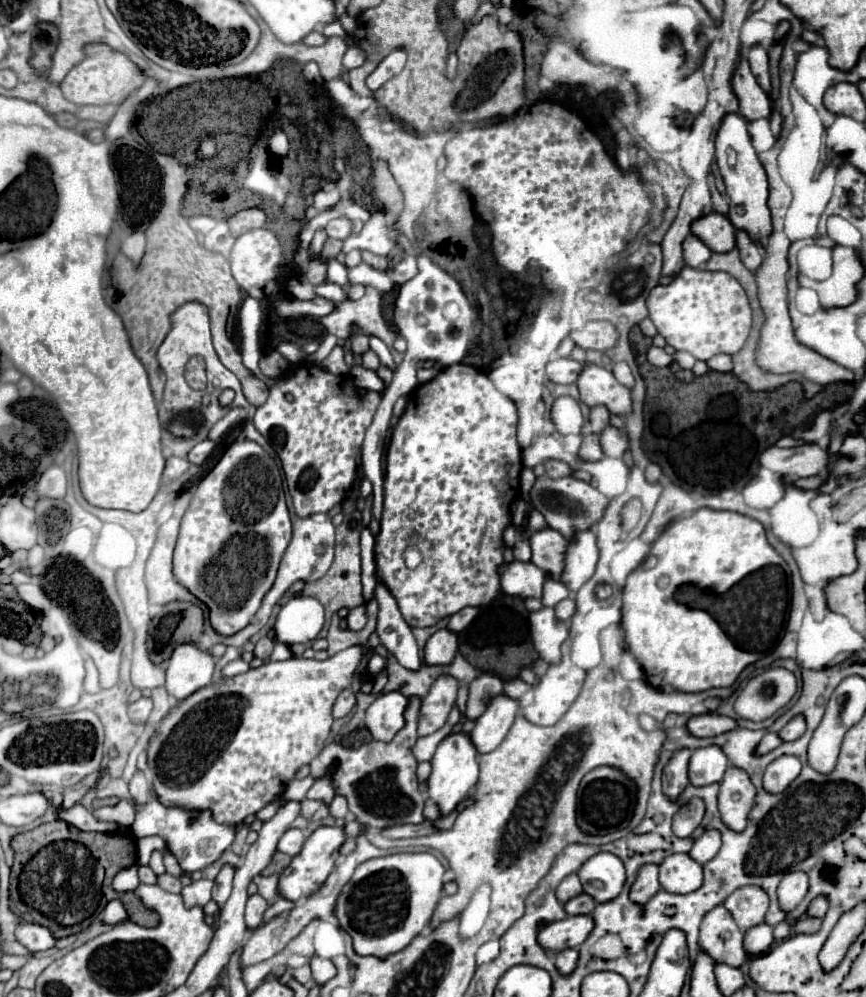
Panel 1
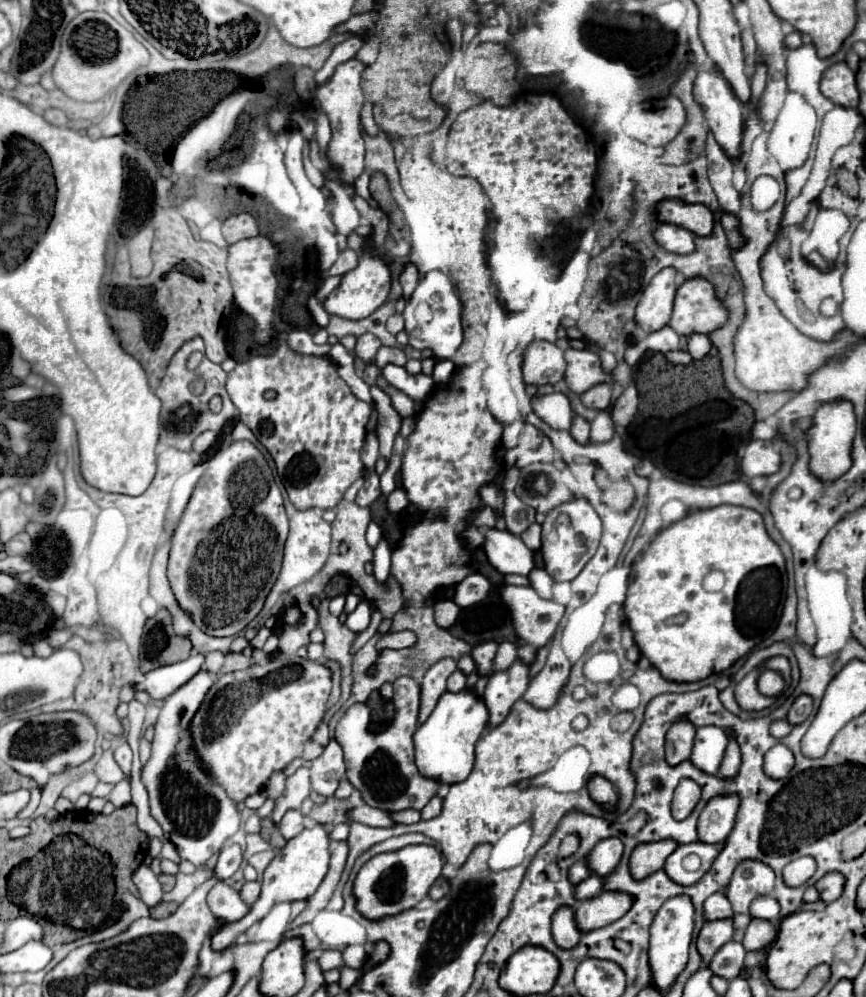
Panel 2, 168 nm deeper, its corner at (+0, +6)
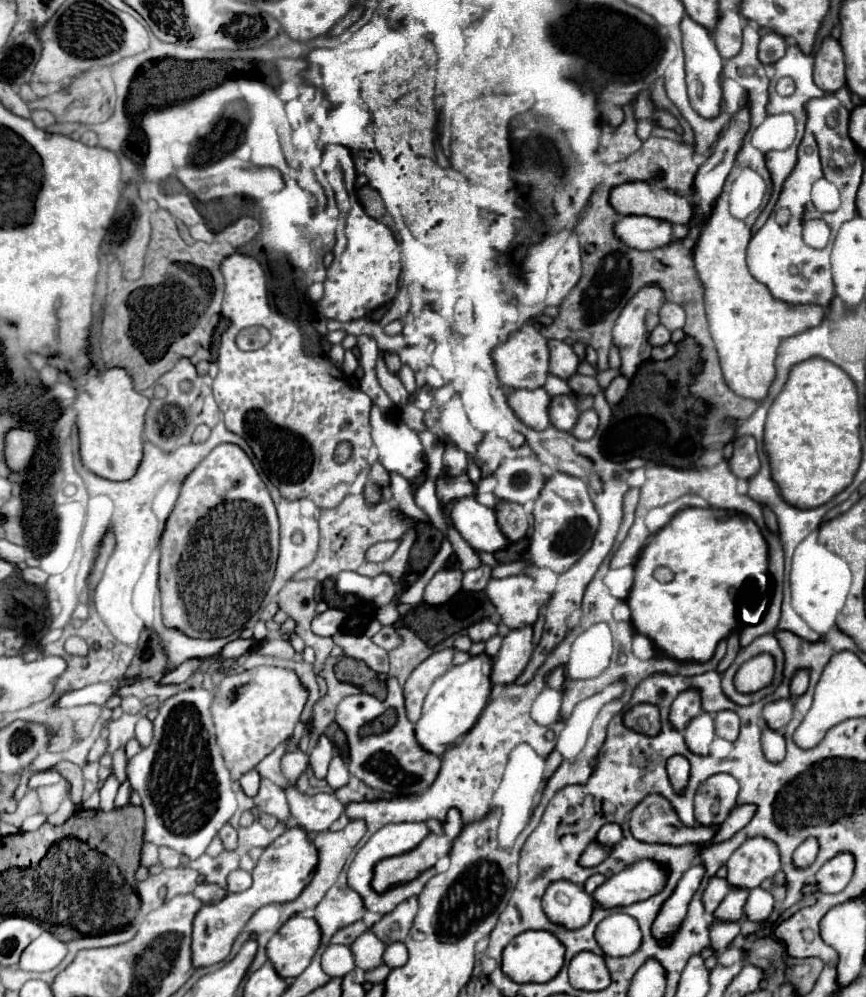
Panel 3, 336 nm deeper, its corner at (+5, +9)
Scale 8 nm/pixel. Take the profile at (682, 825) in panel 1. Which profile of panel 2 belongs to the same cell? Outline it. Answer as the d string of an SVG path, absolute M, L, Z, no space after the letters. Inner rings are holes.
M683 779L675 789L675 797L673 797L673 805L671 805L673 819L677 819L677 821L687 819L691 815L691 811L695 809L695 805L699 803L699 799L701 799L699 785L691 779Z

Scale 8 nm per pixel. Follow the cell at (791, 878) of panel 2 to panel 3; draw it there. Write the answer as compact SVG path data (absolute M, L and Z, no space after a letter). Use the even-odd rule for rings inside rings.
M806 838L798 848L796 848L796 852L794 852L794 864L796 866L802 866L802 868L806 868L806 866L810 866L812 862L814 862L814 858L816 858L816 854L818 854L818 840L816 838Z

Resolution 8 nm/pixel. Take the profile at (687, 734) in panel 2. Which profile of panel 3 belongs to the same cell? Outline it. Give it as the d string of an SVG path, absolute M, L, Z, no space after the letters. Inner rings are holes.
M690 688L690 690L684 690L682 694L678 694L678 698L674 700L674 704L670 708L670 722L676 730L684 730L686 724L700 712L702 712L700 692L696 688Z

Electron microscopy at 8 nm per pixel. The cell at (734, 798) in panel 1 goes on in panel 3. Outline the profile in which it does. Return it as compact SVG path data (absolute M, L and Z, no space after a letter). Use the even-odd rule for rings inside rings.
M722 710L716 714L716 734L726 740L736 740L740 732L740 718L732 710Z

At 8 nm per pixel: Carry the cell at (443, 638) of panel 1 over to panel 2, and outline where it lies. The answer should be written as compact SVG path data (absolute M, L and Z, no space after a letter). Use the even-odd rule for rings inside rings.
M439 599L439 601L435 601L433 609L435 609L435 623L441 629L449 629L449 627L455 625L455 619L459 615L459 607L451 599Z

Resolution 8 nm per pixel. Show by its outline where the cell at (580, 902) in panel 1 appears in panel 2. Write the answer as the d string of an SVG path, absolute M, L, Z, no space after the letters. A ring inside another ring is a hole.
M591 875L591 877L587 877L587 881L581 881L575 887L575 899L579 899L579 901L591 899L591 897L597 897L601 891L603 891L603 881L597 875Z

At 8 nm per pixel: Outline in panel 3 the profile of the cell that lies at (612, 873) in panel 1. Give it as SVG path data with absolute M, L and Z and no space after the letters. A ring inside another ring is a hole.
M604 824L600 830L598 830L598 836L596 836L598 842L602 844L608 844L608 846L614 846L622 840L622 828L620 824Z

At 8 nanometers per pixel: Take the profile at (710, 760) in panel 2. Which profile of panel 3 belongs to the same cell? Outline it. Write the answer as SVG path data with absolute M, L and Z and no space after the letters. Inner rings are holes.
M702 712L684 728L684 740L694 754L708 754L708 746L714 738L714 714Z

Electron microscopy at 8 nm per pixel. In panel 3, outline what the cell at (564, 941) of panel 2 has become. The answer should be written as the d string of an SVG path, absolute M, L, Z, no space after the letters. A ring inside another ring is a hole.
M558 880L546 888L542 910L552 922L562 922L564 926L570 926L570 930L576 930L590 920L594 898L580 884Z

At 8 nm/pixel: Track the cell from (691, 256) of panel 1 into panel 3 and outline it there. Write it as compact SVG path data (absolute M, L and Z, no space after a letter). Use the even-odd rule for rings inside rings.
M620 216L614 222L616 238L636 250L654 250L670 244L672 224L646 216Z

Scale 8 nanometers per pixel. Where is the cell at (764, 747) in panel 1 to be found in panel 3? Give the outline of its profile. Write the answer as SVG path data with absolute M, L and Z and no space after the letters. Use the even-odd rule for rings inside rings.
M782 698L782 700L768 702L762 710L762 716L764 716L764 720L770 728L782 730L790 722L792 710L794 710L794 700L792 698Z

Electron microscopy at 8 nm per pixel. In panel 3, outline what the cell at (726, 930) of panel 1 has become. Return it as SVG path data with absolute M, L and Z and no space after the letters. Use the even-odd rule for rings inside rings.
M712 876L712 878L708 880L708 886L706 886L704 894L702 894L702 902L704 902L704 908L706 908L708 914L712 914L712 912L720 906L720 902L722 902L724 896L728 894L728 890L730 890L730 884L728 884L726 878Z

